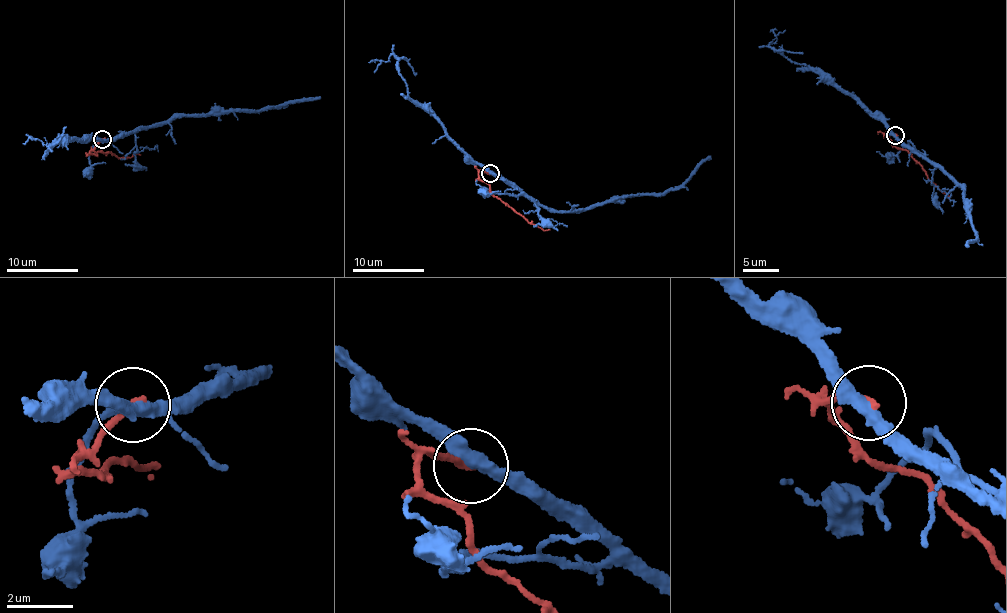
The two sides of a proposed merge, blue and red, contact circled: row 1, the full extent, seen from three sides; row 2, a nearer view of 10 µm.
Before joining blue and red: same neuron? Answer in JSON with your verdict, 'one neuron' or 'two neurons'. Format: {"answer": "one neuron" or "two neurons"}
{"answer": "two neurons"}

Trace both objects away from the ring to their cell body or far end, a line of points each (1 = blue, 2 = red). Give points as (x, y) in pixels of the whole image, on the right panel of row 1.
1: (896, 134), (905, 147), (954, 179), (964, 190), (978, 241), (966, 246)
2: (896, 134), (886, 134), (908, 153), (934, 185), (949, 195), (948, 198)

